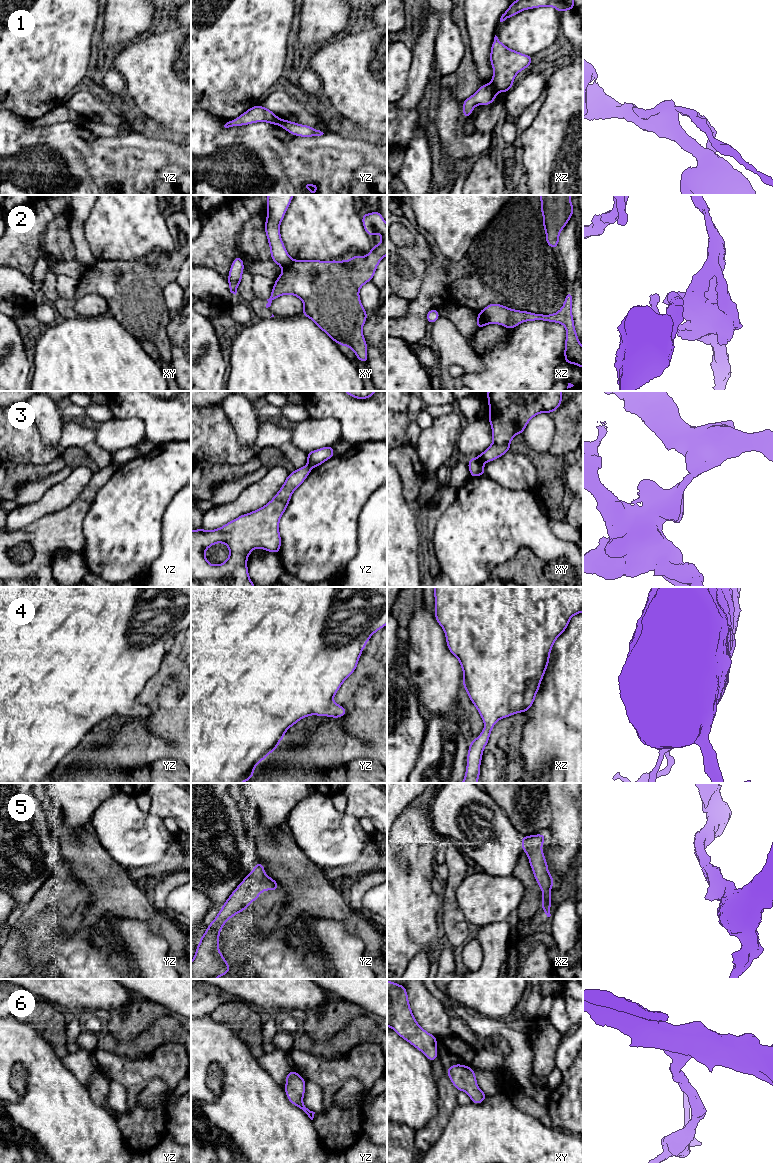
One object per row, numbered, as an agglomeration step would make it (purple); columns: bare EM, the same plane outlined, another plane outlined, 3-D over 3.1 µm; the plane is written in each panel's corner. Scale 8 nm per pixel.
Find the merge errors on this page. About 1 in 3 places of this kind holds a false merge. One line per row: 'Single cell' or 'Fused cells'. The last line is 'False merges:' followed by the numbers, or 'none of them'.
1: Fused cells
2: Fused cells
3: Fused cells
4: Single cell
5: Single cell
6: Single cell
False merges: 1, 2, 3

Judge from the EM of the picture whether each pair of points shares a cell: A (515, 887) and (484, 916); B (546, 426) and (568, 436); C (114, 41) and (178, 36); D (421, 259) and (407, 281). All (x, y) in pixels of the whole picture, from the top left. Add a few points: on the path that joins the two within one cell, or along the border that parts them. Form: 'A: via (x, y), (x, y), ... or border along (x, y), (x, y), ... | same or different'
A: via (507, 892), (491, 908) | same
B: border along (552, 413), (554, 436), (552, 444), (547, 451) | different
C: border along (142, 35), (134, 41), (115, 48) | different
D: via (416, 264), (407, 273), (407, 276) | same

